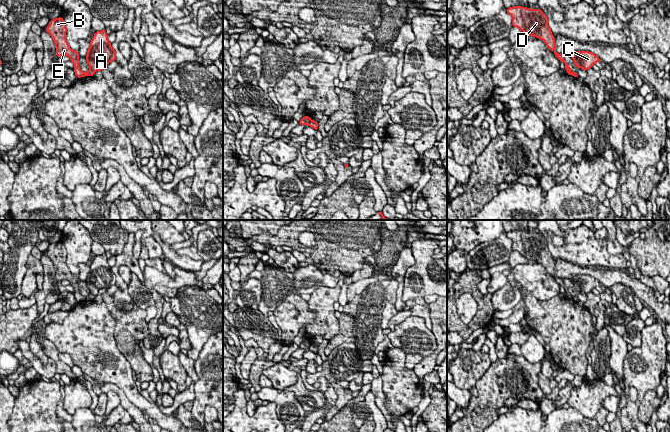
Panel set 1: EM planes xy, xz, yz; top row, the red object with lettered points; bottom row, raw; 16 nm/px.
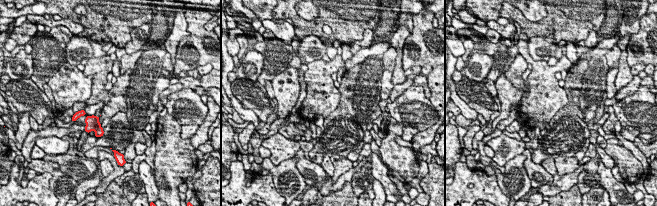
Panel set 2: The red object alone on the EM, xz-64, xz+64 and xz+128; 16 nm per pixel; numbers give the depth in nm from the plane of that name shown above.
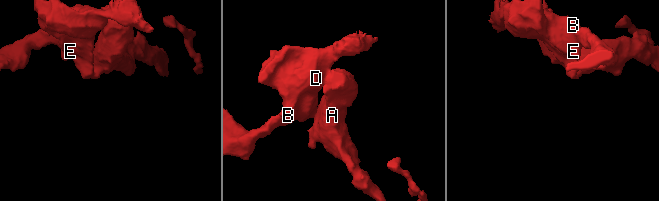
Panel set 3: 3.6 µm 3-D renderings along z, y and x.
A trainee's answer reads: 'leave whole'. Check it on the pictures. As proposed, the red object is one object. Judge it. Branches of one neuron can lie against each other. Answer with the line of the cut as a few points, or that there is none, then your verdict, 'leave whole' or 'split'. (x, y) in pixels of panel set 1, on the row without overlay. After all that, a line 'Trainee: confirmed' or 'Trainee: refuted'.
cut xz (312, 344), (308, 348); split
Trainee: refuted

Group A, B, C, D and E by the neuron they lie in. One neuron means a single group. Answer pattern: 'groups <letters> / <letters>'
groups A C / B D E

